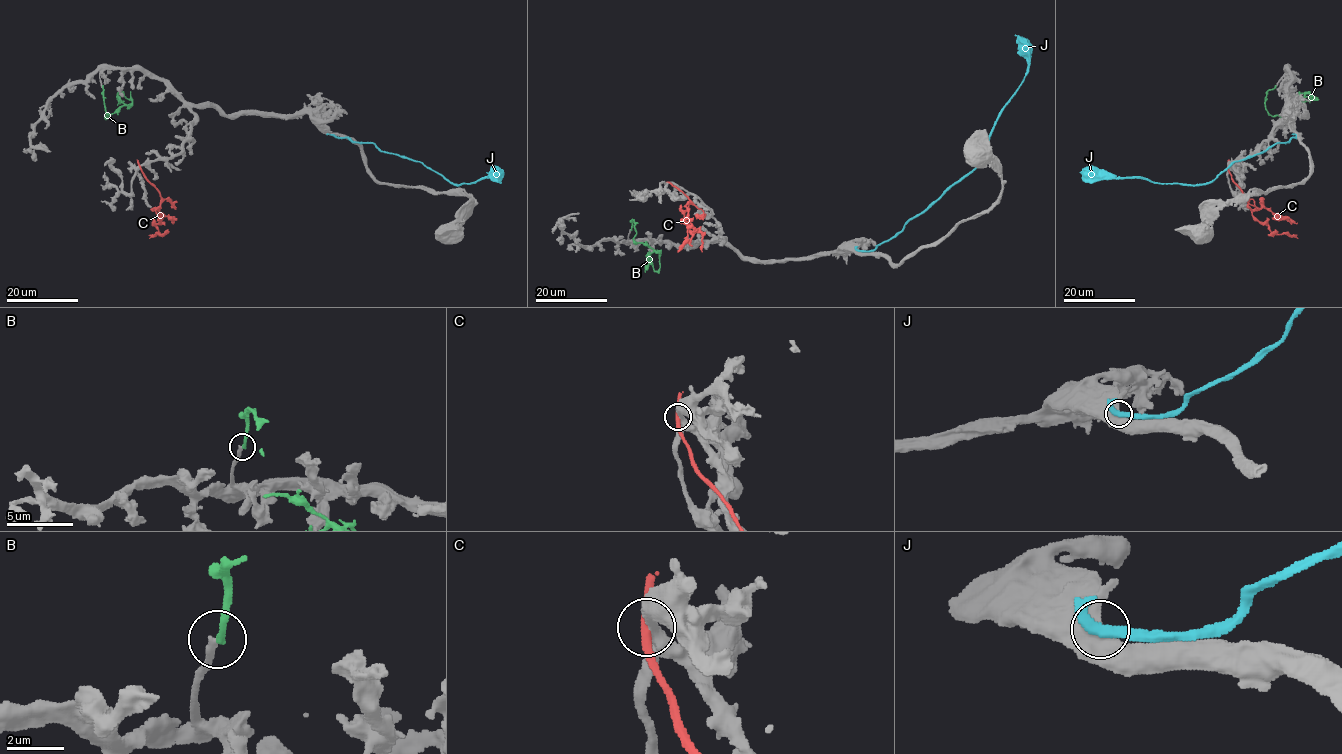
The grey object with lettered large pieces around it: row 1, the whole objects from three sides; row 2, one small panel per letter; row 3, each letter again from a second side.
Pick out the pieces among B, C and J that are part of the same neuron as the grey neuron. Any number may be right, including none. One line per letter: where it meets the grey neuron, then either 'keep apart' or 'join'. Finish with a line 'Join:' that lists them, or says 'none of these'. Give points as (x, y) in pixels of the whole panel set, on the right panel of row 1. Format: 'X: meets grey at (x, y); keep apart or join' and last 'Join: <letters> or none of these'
B: meets grey at (1275, 86); keep apart
C: meets grey at (1228, 166); keep apart
J: meets grey at (1296, 134); keep apart
Join: none of these

